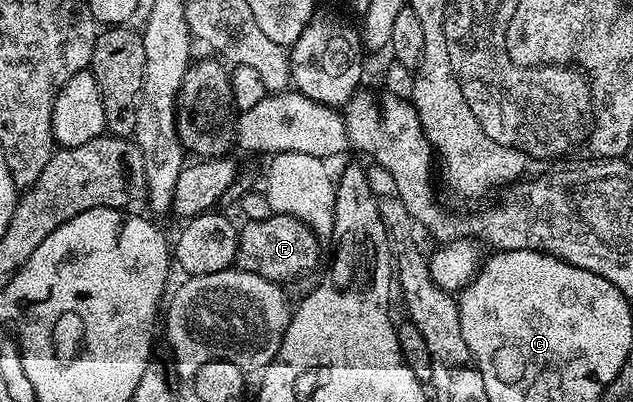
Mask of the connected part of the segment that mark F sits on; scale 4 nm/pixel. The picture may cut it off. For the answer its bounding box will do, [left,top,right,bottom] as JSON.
[235,213,321,283]

